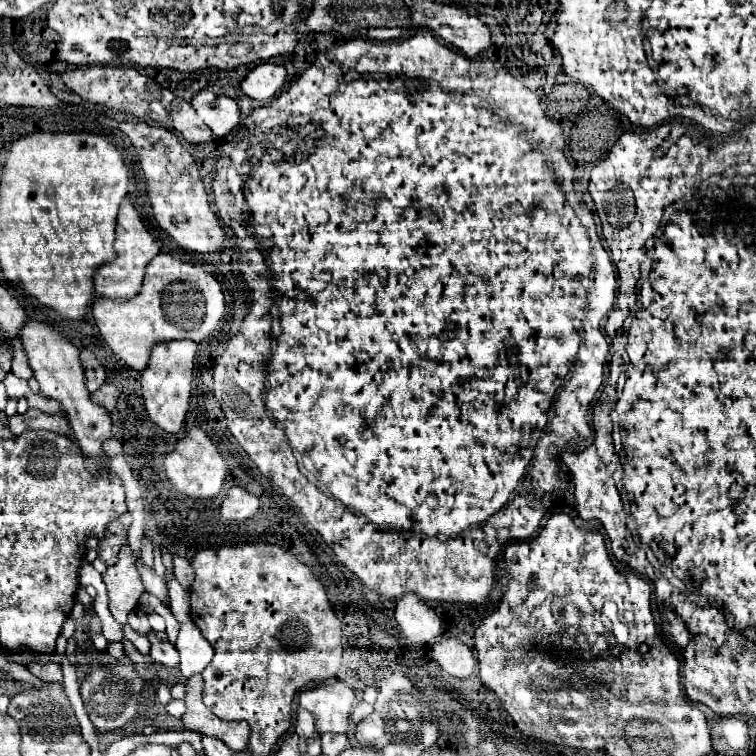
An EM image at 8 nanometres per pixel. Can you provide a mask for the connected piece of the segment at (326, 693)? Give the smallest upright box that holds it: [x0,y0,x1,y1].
[299,681,355,733]

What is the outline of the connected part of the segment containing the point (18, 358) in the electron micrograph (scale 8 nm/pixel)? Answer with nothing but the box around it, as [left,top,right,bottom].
[11,349,33,379]

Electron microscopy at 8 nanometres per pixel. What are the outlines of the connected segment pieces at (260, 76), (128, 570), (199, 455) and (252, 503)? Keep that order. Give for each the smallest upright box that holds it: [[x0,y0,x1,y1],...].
[[241,63,287,101],[103,543,145,623],[165,427,227,499],[219,486,259,521]]

